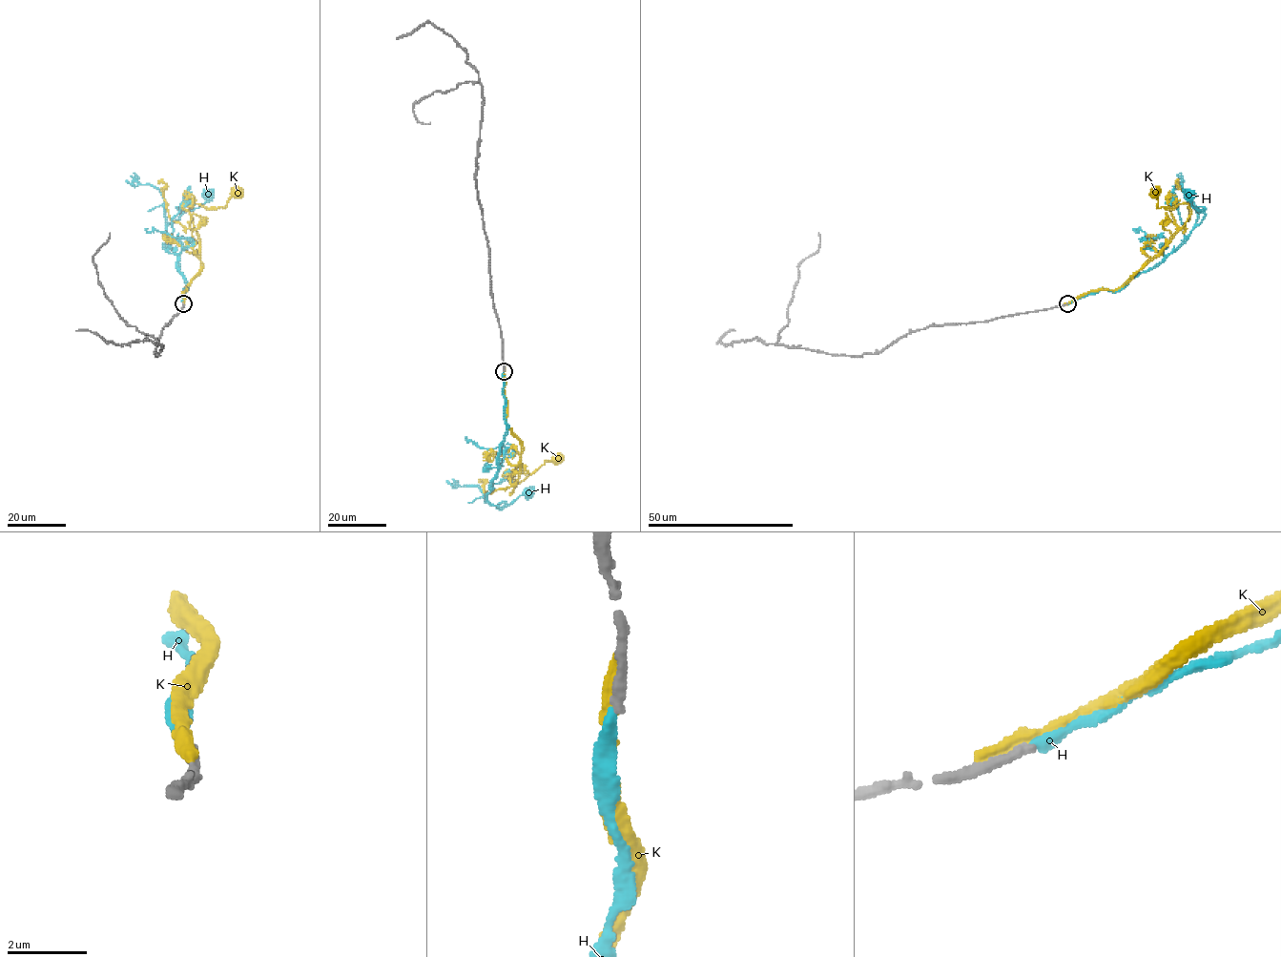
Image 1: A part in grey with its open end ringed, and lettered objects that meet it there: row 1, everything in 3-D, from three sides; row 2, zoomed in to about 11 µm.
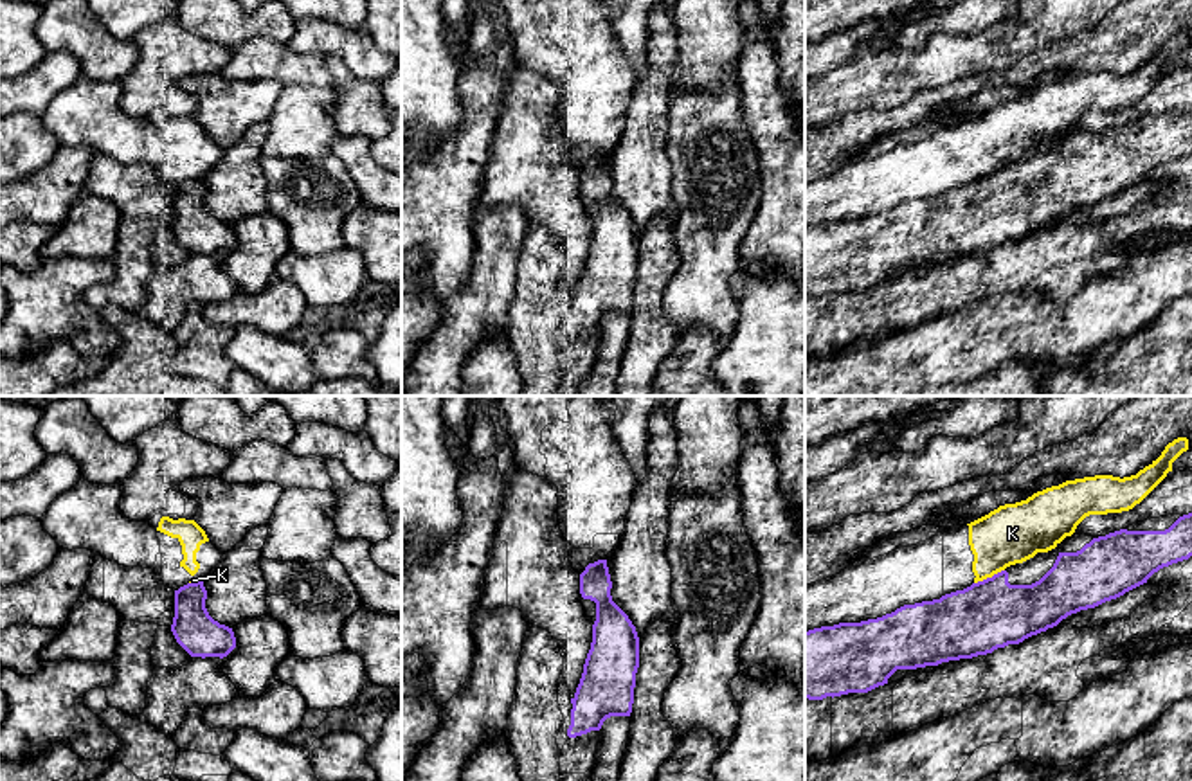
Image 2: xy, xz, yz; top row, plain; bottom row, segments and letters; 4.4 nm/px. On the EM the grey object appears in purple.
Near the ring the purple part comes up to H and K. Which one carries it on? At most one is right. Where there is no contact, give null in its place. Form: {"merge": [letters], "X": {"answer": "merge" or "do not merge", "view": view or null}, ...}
{"merge": ["H"], "H": {"answer": "merge", "view": null}, "K": {"answer": "do not merge", "view": "yz"}}

